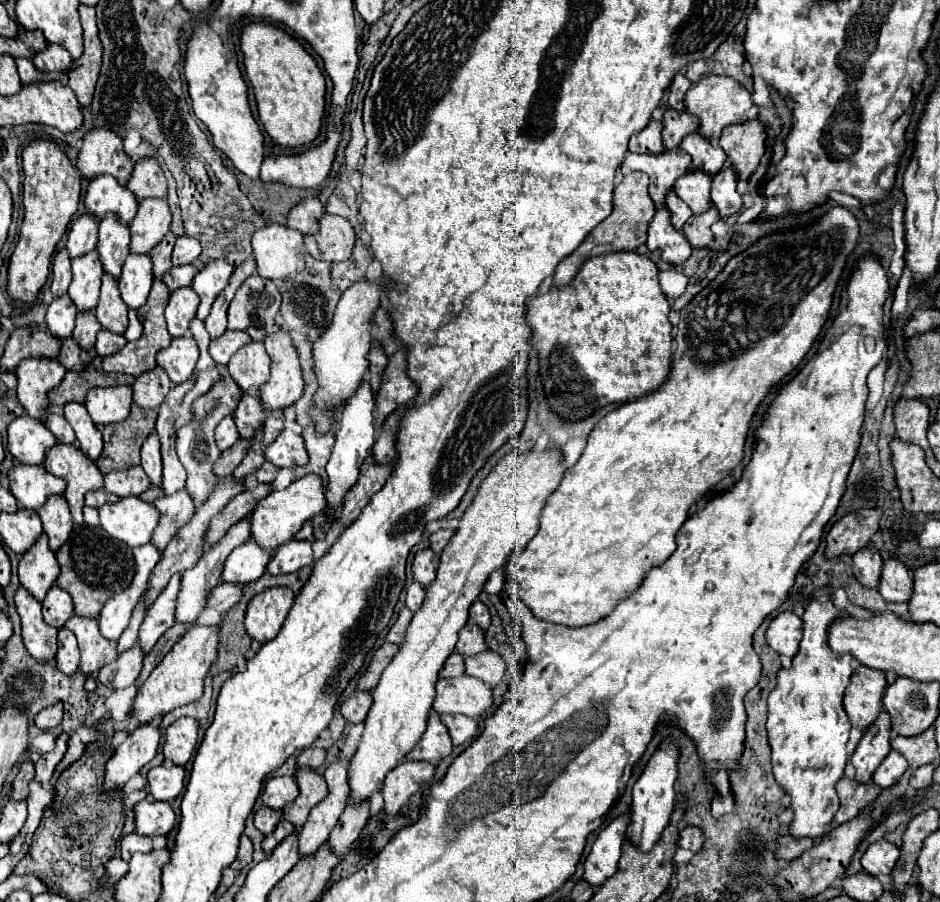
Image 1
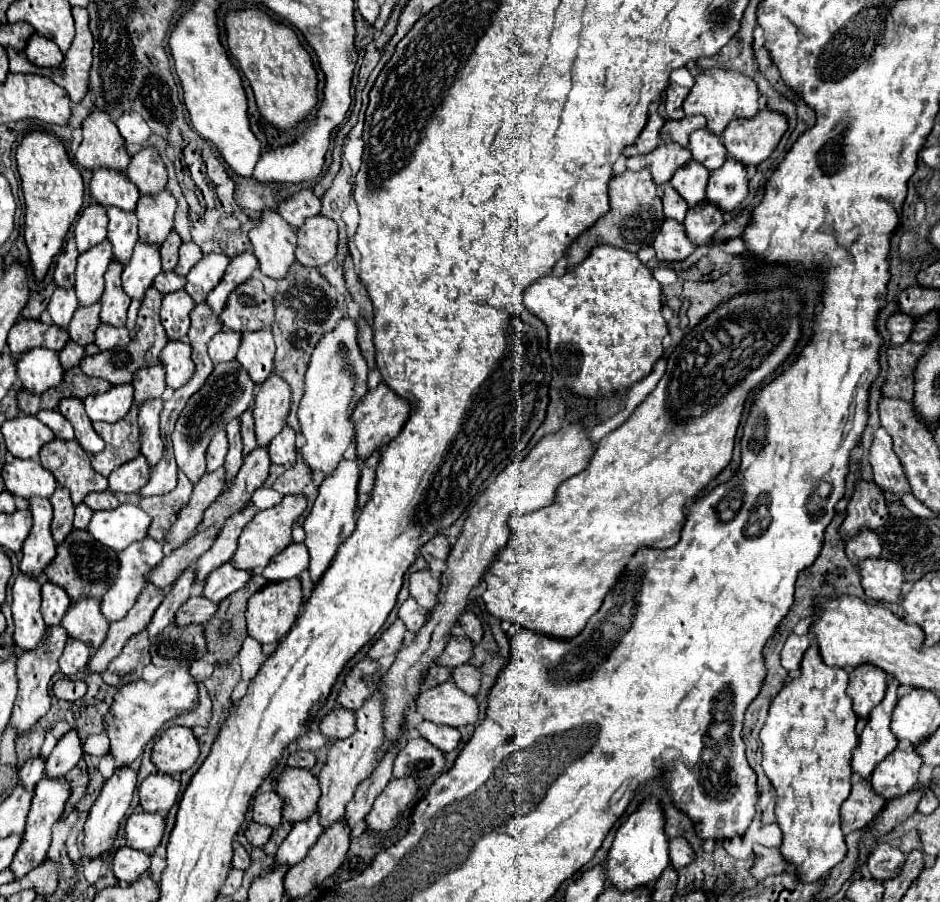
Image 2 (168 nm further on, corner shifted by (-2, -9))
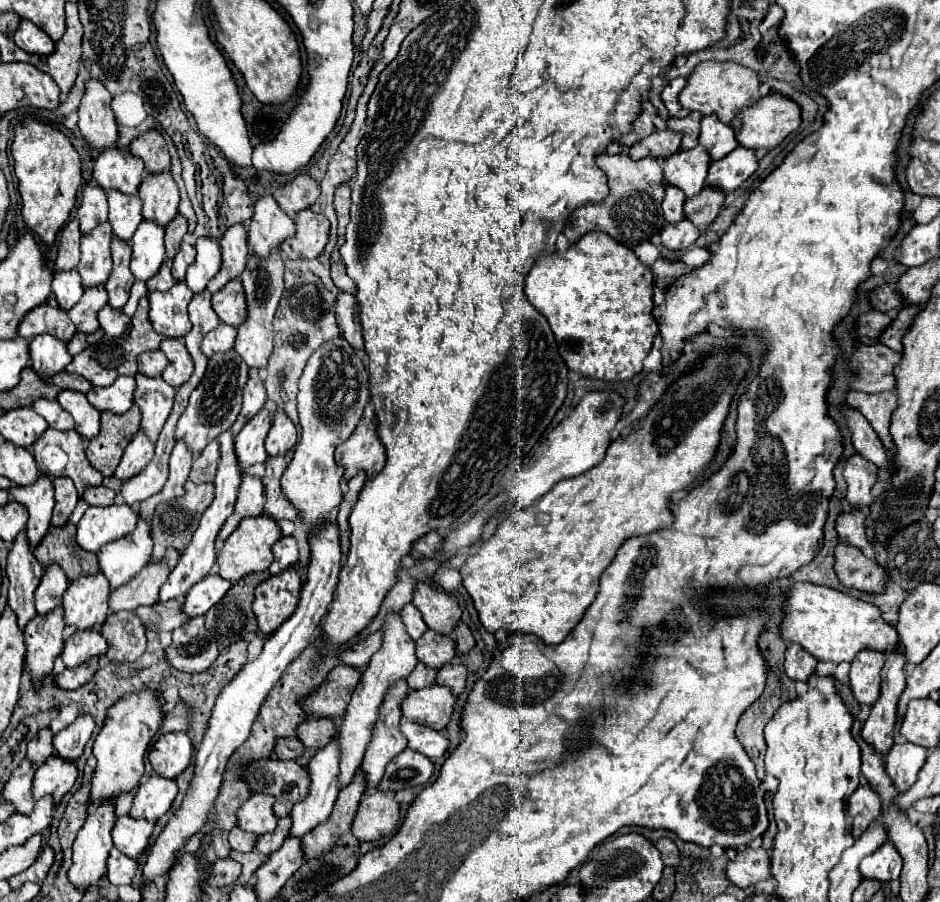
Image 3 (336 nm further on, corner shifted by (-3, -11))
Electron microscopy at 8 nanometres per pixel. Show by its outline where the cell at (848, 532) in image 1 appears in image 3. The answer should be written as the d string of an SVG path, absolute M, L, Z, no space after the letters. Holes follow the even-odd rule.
M856 453L846 461L844 479L848 483L848 495L846 495L848 505L852 509L870 507L874 501L872 487L878 481L878 467L870 461L864 461L864 457Z

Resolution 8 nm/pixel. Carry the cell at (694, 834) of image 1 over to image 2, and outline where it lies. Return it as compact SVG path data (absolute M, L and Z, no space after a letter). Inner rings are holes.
M675 837L675 839L669 841L669 857L671 857L671 865L679 869L679 867L689 865L693 861L695 853L683 837Z

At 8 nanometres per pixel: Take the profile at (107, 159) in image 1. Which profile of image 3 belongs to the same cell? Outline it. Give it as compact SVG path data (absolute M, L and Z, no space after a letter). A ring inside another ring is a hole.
M88 81L78 115L78 129L86 143L98 151L112 151L118 147L118 125L110 107L110 93L98 81Z

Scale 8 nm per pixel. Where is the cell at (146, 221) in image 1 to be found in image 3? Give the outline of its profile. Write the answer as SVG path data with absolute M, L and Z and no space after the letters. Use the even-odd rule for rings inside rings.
M170 171L158 173L158 177L146 175L138 189L138 195L142 199L144 221L154 221L160 227L166 227L178 213L180 195Z

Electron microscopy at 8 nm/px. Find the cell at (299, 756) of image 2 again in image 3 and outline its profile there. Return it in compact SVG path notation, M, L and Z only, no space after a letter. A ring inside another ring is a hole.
M290 739L290 741L278 741L276 749L274 749L276 757L282 759L282 761L288 761L288 759L298 759L304 755L304 745L298 741L298 739Z

